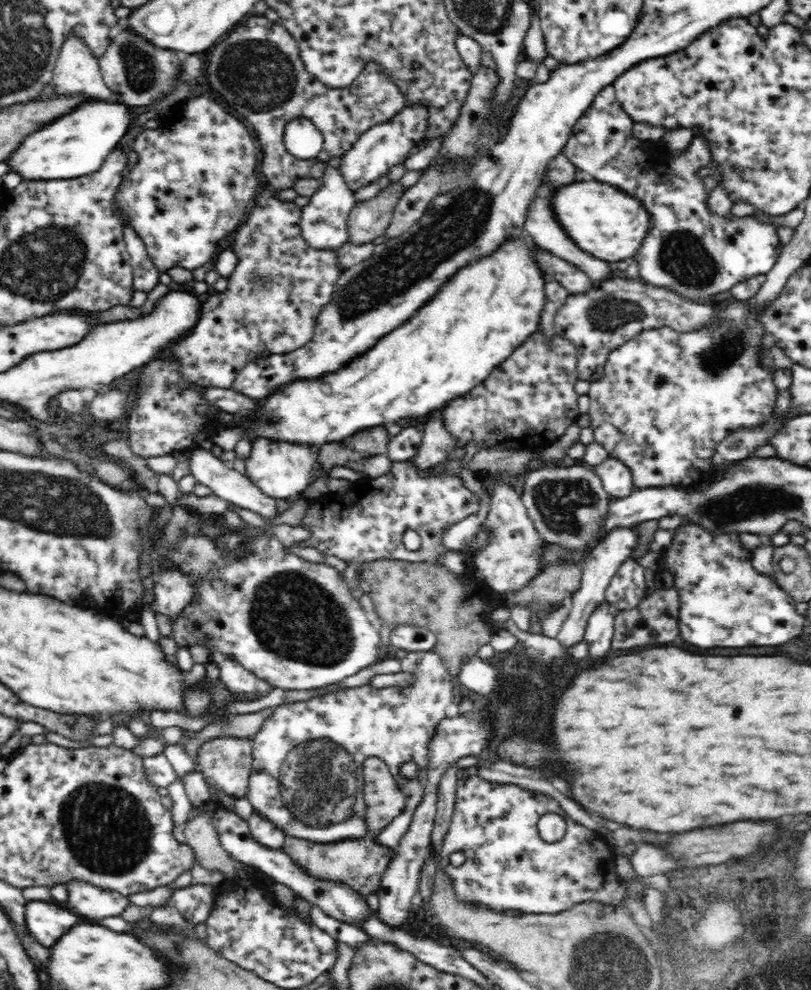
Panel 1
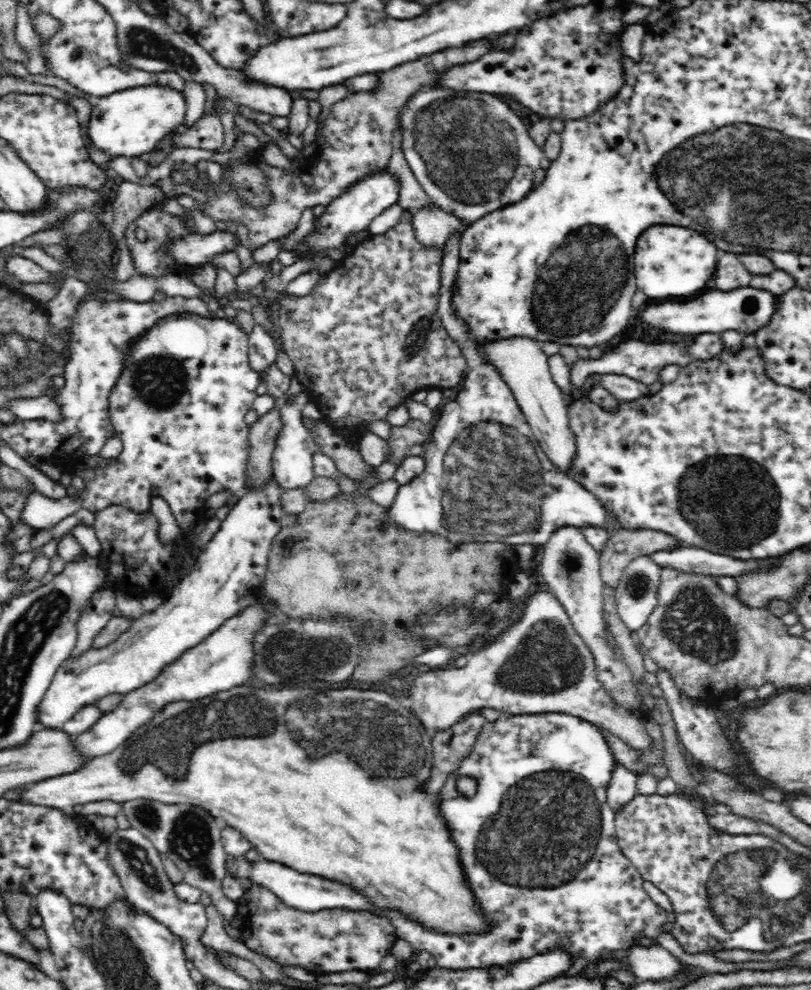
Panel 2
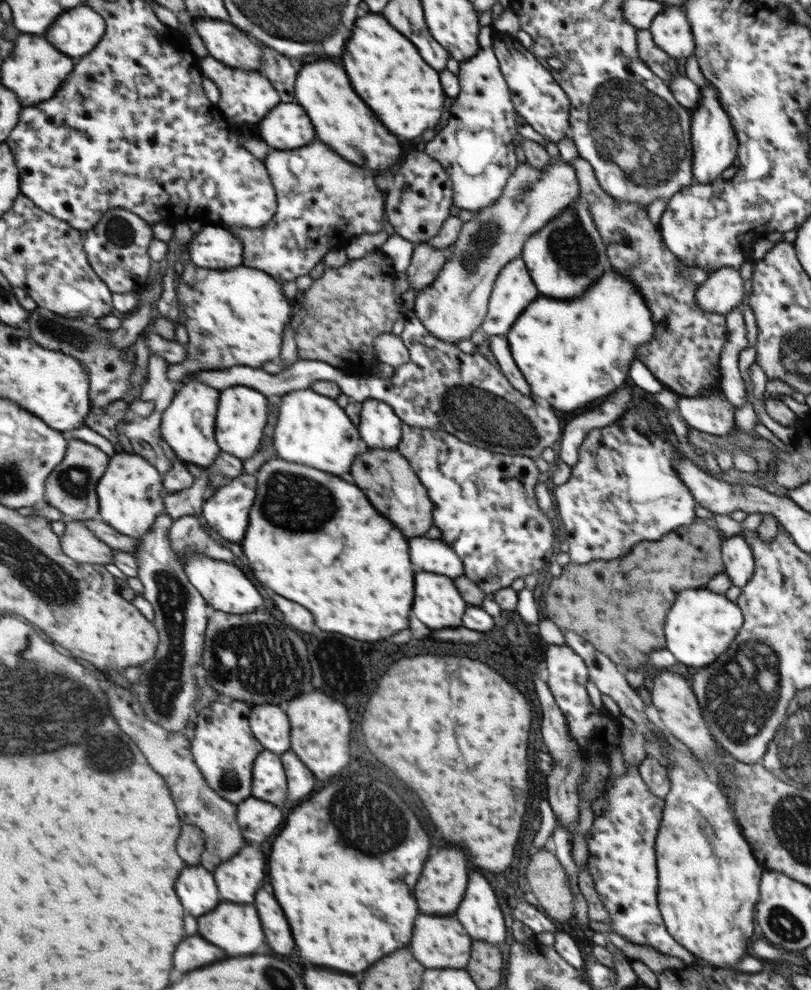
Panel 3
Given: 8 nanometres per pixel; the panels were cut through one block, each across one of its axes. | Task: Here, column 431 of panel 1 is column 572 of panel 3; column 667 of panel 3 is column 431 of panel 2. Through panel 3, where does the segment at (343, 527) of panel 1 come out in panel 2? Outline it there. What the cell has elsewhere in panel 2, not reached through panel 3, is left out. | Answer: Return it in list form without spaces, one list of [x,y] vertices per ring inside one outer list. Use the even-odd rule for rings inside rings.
[[[452,236],[448,240],[444,262],[442,262],[442,292],[440,292],[440,318],[444,322],[446,334],[454,340],[456,346],[462,348],[462,354],[468,362],[464,388],[458,394],[458,398],[446,406],[442,412],[440,422],[434,426],[434,440],[424,448],[426,452],[426,468],[424,472],[414,478],[410,484],[400,486],[394,504],[388,508],[392,522],[402,526],[404,530],[422,534],[432,532],[440,534],[444,540],[452,542],[492,542],[492,544],[530,544],[530,546],[542,546],[550,540],[550,536],[564,528],[564,526],[578,526],[578,528],[606,528],[620,530],[620,524],[616,518],[604,510],[606,506],[600,504],[600,500],[590,494],[586,488],[582,488],[574,478],[558,470],[546,452],[542,450],[538,438],[532,432],[532,426],[528,424],[526,416],[522,414],[518,400],[514,398],[514,392],[508,384],[498,380],[494,366],[488,366],[488,362],[478,354],[480,344],[470,336],[470,328],[464,320],[456,316],[452,310],[452,290],[456,276],[460,272],[460,240],[458,236]]]

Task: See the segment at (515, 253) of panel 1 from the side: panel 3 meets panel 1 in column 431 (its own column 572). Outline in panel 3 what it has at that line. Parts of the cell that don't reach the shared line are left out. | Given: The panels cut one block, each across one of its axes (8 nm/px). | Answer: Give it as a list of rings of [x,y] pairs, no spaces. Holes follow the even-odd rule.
[[[605,272],[605,276],[601,276],[601,280],[585,292],[585,296],[575,300],[551,300],[541,296],[533,300],[533,304],[529,304],[529,308],[525,308],[525,312],[517,318],[509,336],[505,336],[505,342],[509,342],[513,360],[529,384],[531,398],[537,398],[539,402],[549,404],[549,408],[567,414],[579,412],[577,408],[619,388],[625,382],[625,376],[629,376],[627,370],[633,364],[637,348],[649,342],[653,328],[653,316],[635,288],[625,278]]]

